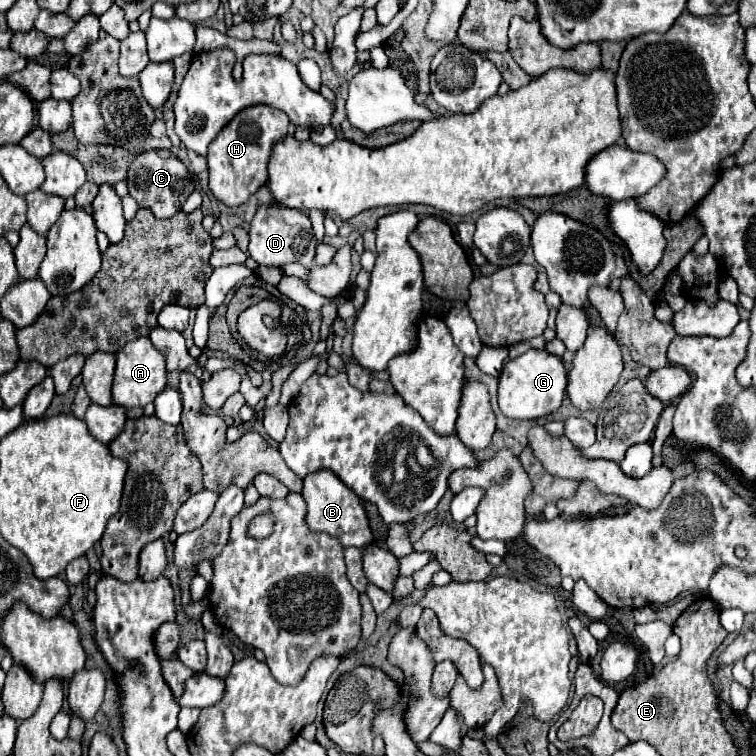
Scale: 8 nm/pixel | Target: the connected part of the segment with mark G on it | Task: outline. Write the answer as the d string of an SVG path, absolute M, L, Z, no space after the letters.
M530 349L524 355L506 363L498 385L498 407L510 419L538 419L546 417L562 405L566 395L568 371L560 357L548 353L546 349Z

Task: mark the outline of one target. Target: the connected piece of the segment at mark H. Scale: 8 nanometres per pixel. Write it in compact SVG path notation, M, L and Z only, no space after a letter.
M248 107L218 133L208 147L206 159L210 169L210 191L220 203L238 207L268 181L268 161L272 149L286 135L288 125L290 121L282 115L282 111L274 111L272 107Z

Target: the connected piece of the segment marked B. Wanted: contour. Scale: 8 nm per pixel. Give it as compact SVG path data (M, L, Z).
M314 471L314 475L308 475L304 479L302 497L308 505L306 523L310 531L328 533L340 539L342 547L368 547L370 543L374 543L374 535L368 525L362 499L350 487L346 487L332 471Z

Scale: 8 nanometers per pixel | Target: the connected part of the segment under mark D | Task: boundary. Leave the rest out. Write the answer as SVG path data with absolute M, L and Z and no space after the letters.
M278 203L260 205L248 233L250 233L248 253L258 265L282 267L288 263L300 263L304 267L310 267L314 261L314 251L316 251L318 241L312 233L310 219L304 211L290 209L290 207L284 207Z

